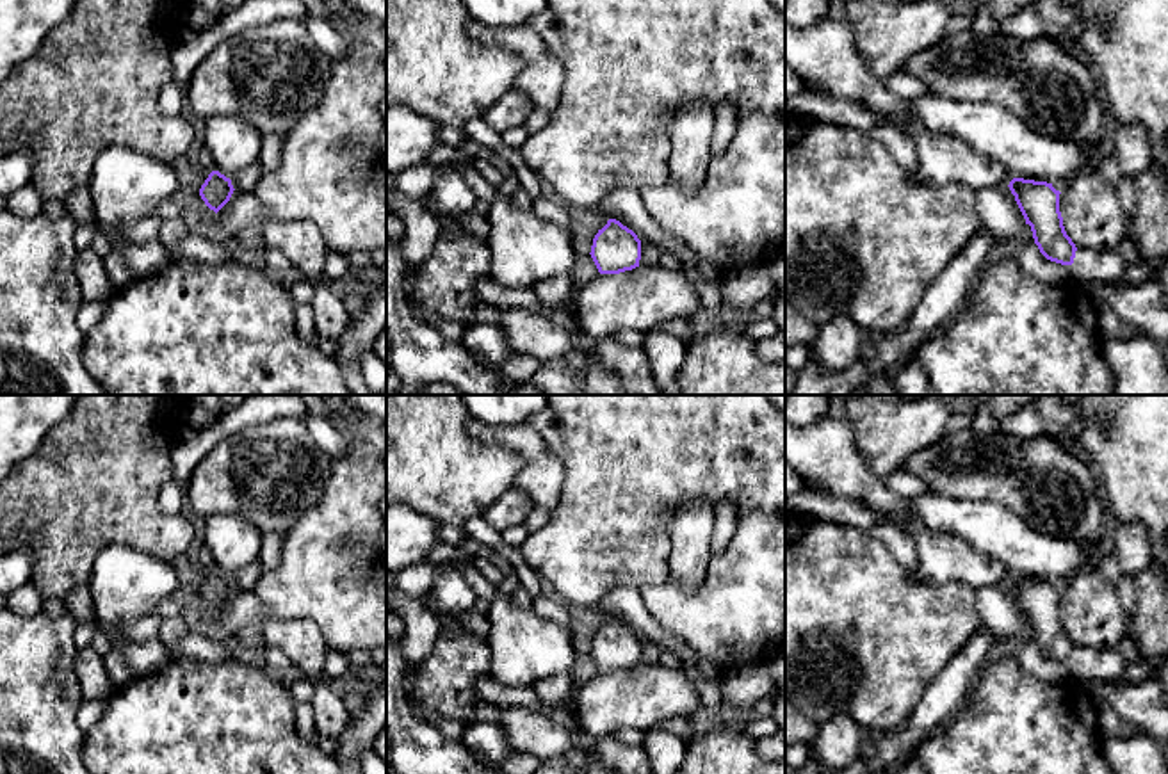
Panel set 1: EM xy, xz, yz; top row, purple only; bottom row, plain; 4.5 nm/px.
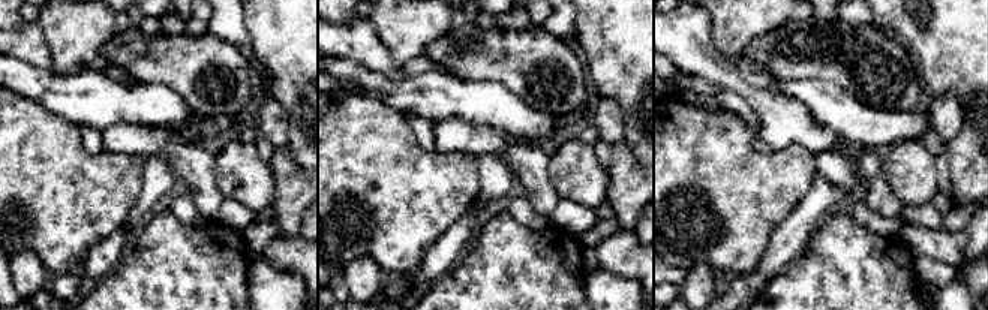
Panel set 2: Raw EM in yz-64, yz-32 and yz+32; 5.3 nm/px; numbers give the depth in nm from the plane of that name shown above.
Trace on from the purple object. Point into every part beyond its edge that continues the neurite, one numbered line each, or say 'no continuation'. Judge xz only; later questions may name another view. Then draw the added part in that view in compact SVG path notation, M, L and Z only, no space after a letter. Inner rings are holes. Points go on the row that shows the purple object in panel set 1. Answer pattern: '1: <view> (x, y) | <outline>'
no continuation

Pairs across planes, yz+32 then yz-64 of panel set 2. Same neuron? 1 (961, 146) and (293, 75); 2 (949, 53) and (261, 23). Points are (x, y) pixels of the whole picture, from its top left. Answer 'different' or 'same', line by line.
1: different
2: same

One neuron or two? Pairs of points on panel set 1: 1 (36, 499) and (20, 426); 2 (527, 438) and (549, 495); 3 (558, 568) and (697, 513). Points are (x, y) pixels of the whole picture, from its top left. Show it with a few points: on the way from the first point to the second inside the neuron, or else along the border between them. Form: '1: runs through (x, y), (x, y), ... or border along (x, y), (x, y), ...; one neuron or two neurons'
1: border along (56, 426), (18, 465); two neurons
2: runs through (535, 452), (542, 468), (542, 481); one neuron
3: border along (709, 504), (689, 504), (673, 516), (668, 564); two neurons

